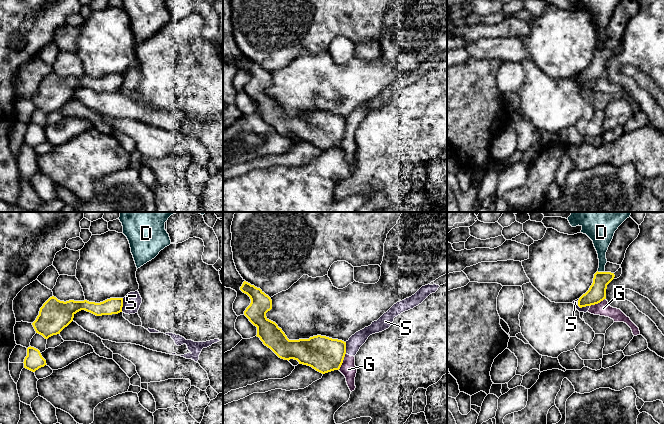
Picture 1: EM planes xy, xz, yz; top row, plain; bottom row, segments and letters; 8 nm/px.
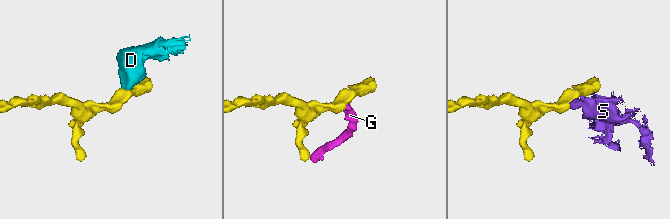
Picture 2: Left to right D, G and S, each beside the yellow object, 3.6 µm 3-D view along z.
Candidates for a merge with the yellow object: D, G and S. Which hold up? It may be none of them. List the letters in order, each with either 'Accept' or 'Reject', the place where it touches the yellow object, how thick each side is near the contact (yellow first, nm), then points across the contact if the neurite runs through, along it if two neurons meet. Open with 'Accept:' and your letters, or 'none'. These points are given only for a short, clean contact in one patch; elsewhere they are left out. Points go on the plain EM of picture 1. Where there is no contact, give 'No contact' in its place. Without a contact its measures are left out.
Accept: none
D: Reject. Touches yellow at yz (601, 48). Thickness 140 nm (yellow) against 140 nm. Boundary: yz (597, 47), (604, 48)
G: Reject. Touches yellow at xz (342, 137). Thickness 280 nm (yellow) against 120 nm. Boundary: xz (345, 129), (343, 138), (338, 145)
S: Reject. Touches yellow at yz (581, 83). Thickness 140 nm (yellow) against 50 nm. Boundary: yz (577, 76), (577, 80), (580, 83), (589, 82)

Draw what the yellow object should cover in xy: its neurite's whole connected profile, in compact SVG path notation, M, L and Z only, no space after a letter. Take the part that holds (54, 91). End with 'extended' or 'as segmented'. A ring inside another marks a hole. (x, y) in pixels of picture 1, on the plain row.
M50 73L40 84L39 91L32 99L36 109L45 115L60 108L67 103L74 91L85 86L96 92L112 91L122 88L123 74L110 74L100 79L84 77L60 77L56 73Z; as segmented

